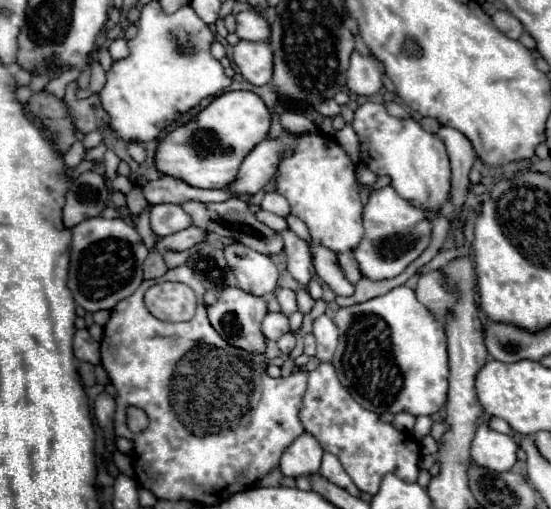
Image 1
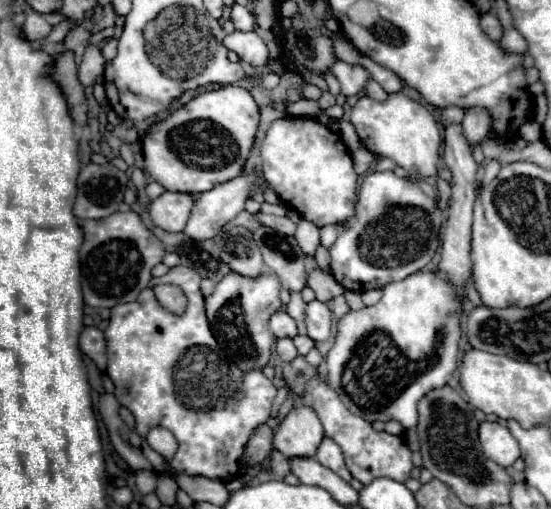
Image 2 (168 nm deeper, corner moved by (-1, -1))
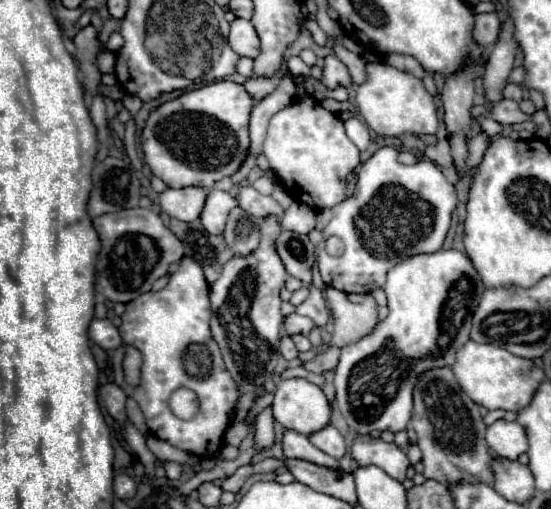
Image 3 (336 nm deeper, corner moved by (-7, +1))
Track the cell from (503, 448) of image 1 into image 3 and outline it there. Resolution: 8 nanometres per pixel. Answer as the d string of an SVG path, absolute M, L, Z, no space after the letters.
M497 420L487 428L487 444L495 456L507 460L517 460L527 452L525 430L517 422L507 420Z

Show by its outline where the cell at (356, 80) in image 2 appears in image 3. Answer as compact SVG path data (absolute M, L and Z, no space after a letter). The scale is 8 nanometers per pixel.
M327 56L325 58L325 68L323 68L323 84L329 88L337 88L337 86L351 86L351 74L347 70L347 66L335 58L335 56Z

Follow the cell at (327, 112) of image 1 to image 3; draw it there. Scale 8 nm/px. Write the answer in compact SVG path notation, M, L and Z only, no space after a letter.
M289 58L287 60L287 68L291 70L293 76L303 76L303 78L311 76L311 68L301 58Z

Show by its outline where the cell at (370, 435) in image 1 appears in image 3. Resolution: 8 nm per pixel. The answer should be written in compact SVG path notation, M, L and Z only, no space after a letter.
M357 434L351 444L351 456L359 466L379 466L395 480L403 482L407 468L411 466L407 454L393 442L383 442L381 438L371 438L367 434Z

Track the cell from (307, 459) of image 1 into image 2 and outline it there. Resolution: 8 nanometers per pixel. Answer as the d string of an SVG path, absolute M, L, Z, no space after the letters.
M299 404L277 424L273 444L287 458L293 456L315 456L317 446L323 440L323 426L313 408Z

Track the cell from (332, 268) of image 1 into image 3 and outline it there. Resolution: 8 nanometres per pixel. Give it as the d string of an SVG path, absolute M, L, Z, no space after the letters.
M293 202L281 218L281 226L297 234L309 234L311 230L315 230L315 224L317 224L317 212L299 202Z

